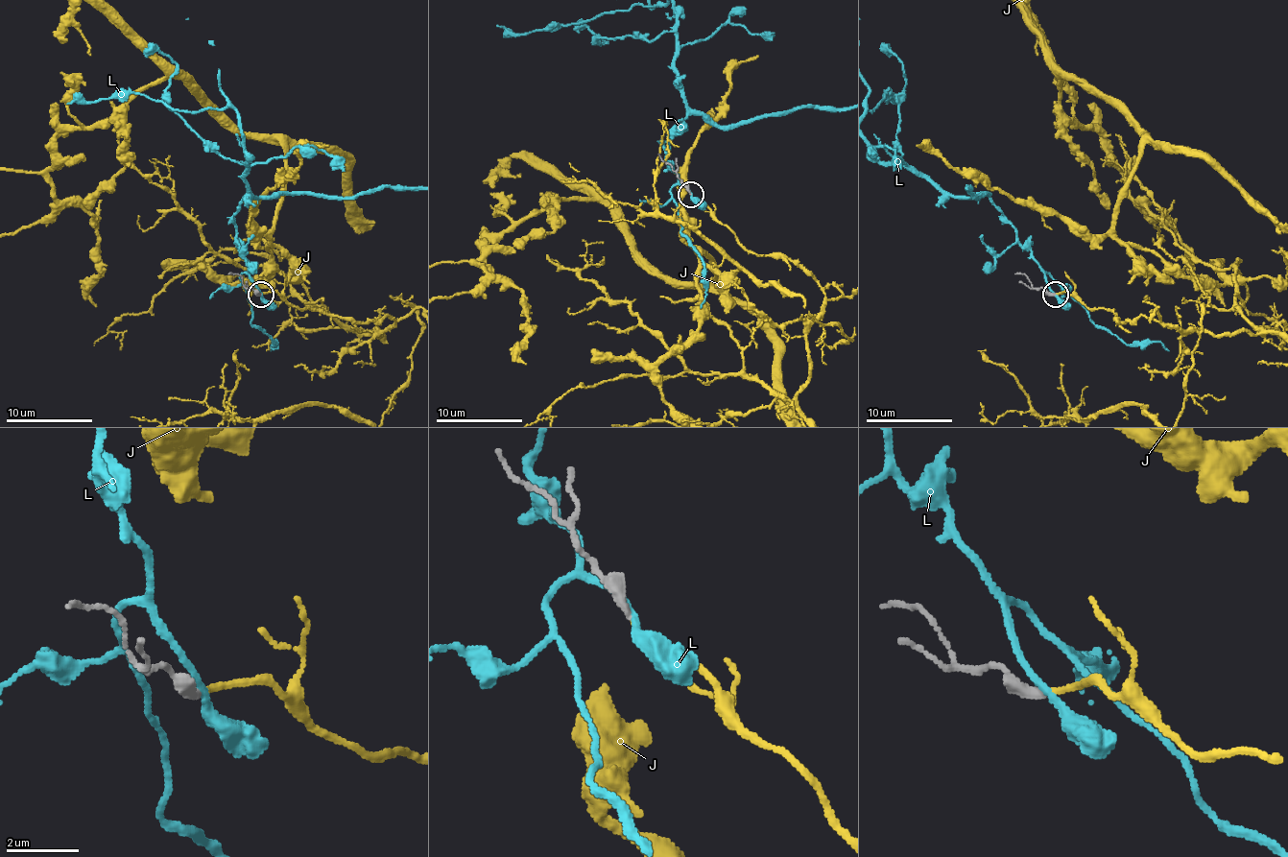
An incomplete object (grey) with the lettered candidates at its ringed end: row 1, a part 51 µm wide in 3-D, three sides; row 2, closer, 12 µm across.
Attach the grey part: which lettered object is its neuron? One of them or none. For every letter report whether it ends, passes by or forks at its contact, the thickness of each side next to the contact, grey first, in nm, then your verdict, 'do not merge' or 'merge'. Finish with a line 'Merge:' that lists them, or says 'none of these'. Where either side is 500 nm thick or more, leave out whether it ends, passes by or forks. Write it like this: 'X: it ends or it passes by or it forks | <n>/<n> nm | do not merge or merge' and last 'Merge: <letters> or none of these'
J: it ends | 280/150 nm | merge
L: it passes by | 360/180 nm | do not merge
Merge: J

